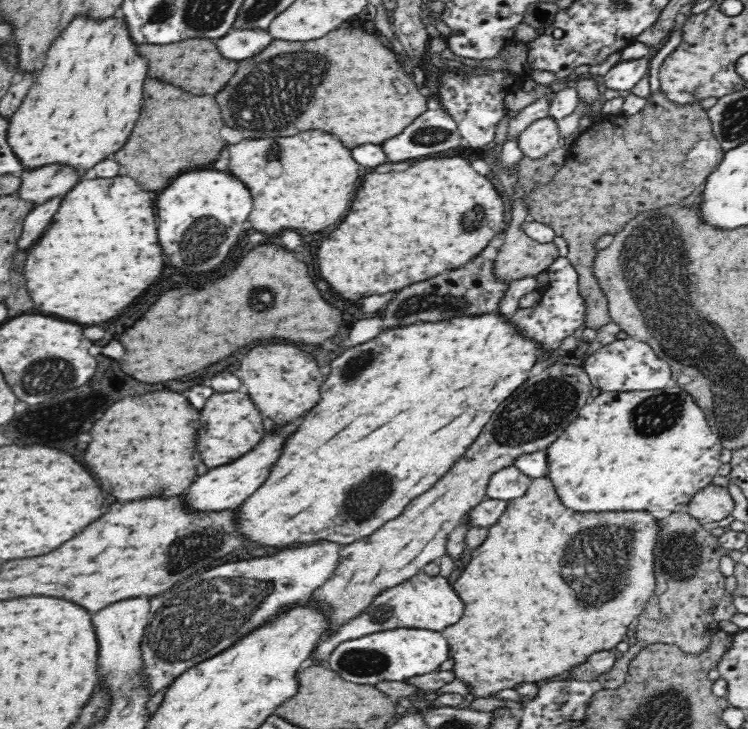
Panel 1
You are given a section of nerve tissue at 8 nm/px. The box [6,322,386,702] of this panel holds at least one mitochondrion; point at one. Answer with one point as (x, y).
(198, 619)

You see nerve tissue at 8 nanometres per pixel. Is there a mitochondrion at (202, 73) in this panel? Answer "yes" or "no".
no

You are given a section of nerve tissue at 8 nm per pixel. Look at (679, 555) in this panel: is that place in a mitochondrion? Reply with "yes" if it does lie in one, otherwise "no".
yes

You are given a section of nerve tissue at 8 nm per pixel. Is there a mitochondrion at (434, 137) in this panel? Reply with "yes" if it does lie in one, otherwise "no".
yes

